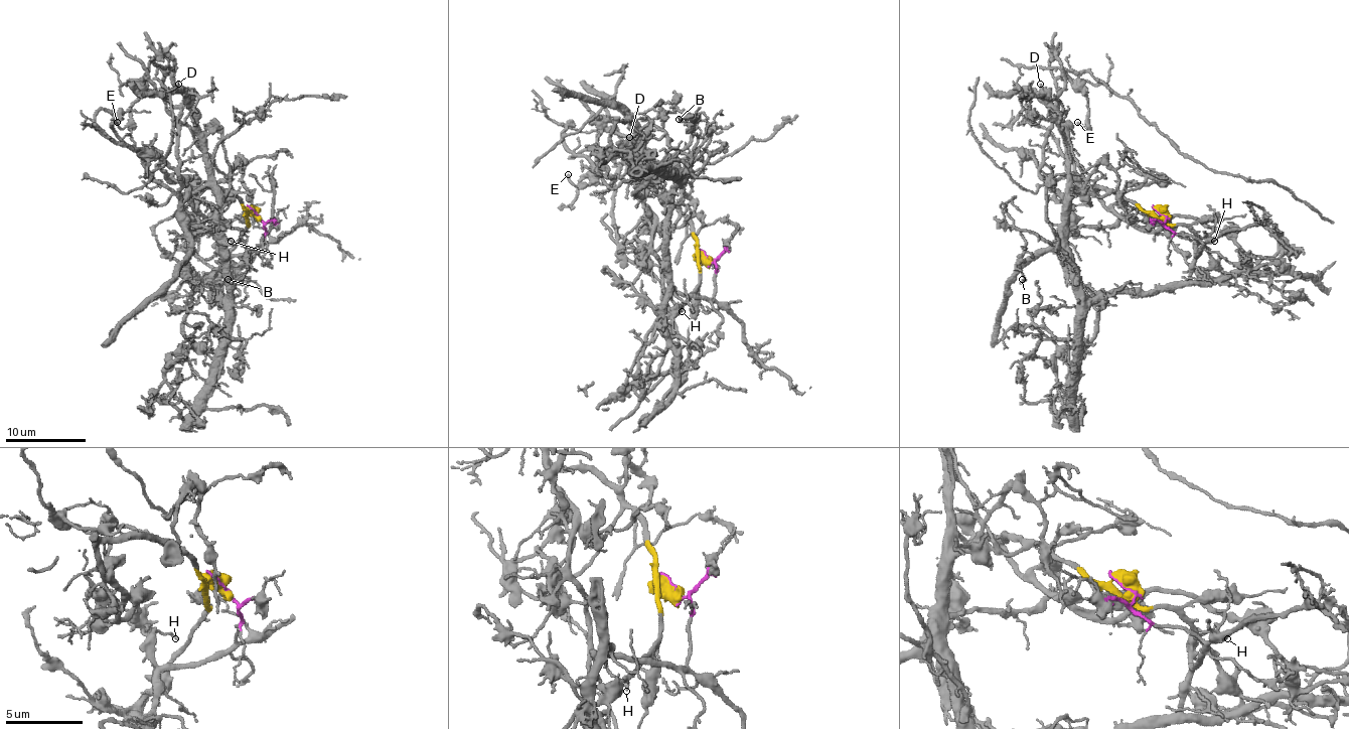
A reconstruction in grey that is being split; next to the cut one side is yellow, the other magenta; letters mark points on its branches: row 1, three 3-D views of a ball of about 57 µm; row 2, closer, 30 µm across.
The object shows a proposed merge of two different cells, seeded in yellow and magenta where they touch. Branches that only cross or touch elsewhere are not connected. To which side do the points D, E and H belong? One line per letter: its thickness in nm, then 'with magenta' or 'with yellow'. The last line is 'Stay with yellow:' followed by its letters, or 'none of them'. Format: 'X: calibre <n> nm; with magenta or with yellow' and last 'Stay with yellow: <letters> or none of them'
D: calibre 160 nm; with yellow
E: calibre 140 nm; with yellow
H: calibre 140 nm; with magenta
Stay with yellow: D, E

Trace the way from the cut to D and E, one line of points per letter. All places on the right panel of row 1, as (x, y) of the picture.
D: (1160, 214), (1097, 188), (1067, 198), (1039, 174), (1051, 124), (1049, 94), (1039, 84)
E: (1160, 214), (1097, 188), (1067, 198), (1039, 174), (1059, 78), (1087, 102), (1087, 128), (1077, 122)

